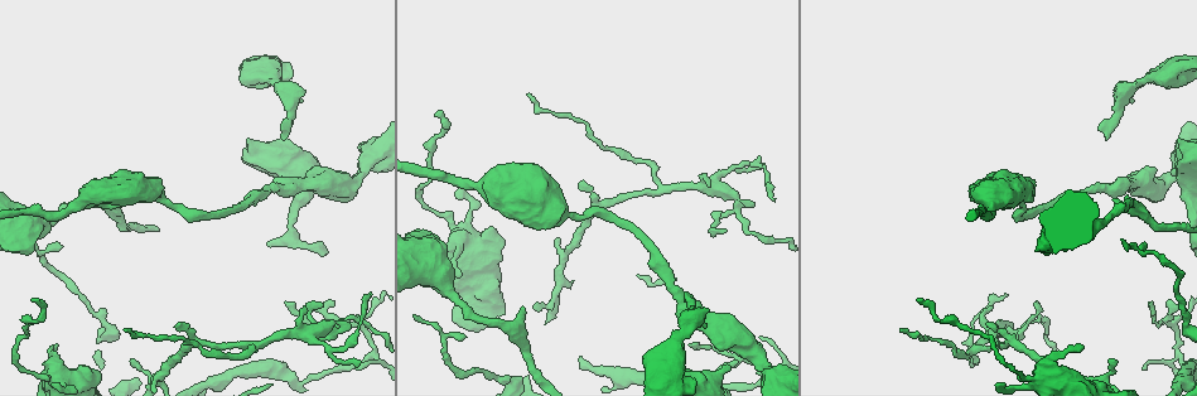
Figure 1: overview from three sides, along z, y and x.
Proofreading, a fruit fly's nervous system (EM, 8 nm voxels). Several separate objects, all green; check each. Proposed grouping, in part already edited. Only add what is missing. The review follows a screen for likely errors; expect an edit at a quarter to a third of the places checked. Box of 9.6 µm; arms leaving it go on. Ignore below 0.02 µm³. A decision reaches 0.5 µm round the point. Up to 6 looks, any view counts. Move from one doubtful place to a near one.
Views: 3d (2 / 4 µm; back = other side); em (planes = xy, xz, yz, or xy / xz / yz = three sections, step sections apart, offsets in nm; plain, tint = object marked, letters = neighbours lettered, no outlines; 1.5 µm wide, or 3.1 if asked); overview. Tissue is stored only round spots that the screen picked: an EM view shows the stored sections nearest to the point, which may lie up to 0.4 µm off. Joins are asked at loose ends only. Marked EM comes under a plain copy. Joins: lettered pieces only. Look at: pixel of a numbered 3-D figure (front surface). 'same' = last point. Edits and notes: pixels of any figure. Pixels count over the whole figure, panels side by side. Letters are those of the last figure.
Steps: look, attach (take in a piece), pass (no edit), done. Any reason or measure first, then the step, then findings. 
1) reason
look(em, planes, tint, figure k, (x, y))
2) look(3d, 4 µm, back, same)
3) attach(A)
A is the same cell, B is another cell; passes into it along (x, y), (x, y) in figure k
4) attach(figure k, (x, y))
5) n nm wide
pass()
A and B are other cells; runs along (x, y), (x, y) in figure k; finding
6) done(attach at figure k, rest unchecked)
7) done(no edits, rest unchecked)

free end
look(em, xz, step 8, letters, figure 1, (249, 142))

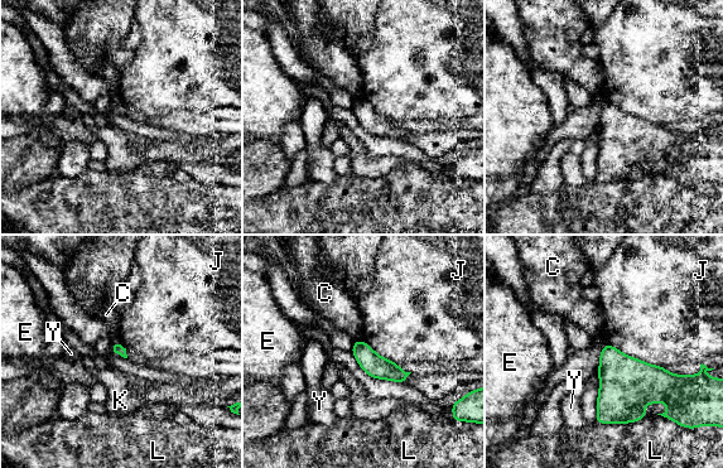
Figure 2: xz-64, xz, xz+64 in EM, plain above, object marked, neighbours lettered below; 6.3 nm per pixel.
another direction
look(em, planes, letters, same)

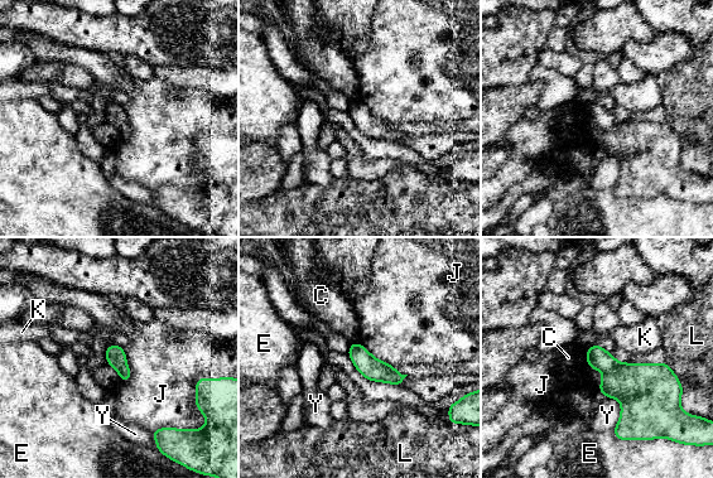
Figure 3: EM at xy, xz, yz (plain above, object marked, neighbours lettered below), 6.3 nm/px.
pass()
C, E, J, K, L and Y are other cells; border along (123, 348), (130, 371), (128, 382) in figure 3; no lettered piece goes on from it

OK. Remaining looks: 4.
an open end
look(3d, 2 µm, figure 1, (690, 300))

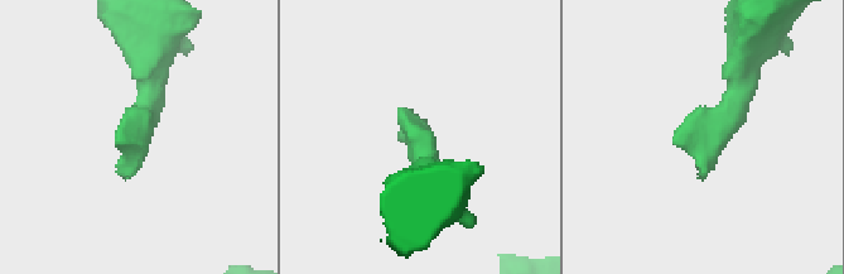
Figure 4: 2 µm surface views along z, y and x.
shape alone is not enough
look(em, planes, letters, figure 4, (129, 177))

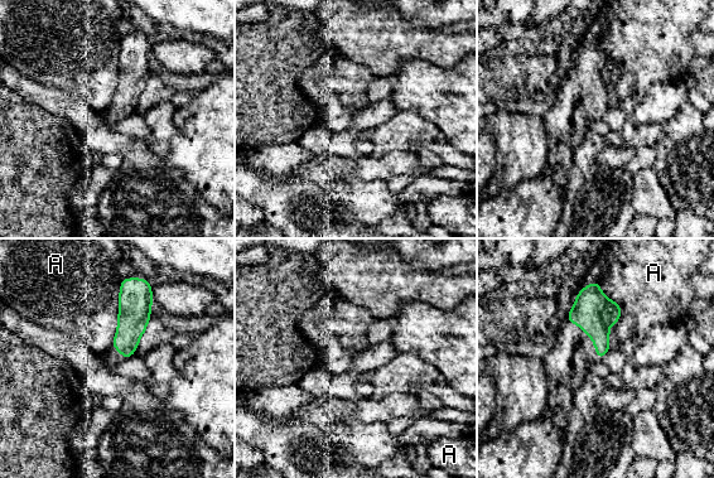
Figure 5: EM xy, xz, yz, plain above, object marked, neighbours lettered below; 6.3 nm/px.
130 nm wide
pass()
A is another cell; border along (597, 280), (620, 305), (609, 349) in figure 5; none of them fits

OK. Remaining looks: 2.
tapers out
look(em, yz, step 4, tint, figure 1, (759, 338))

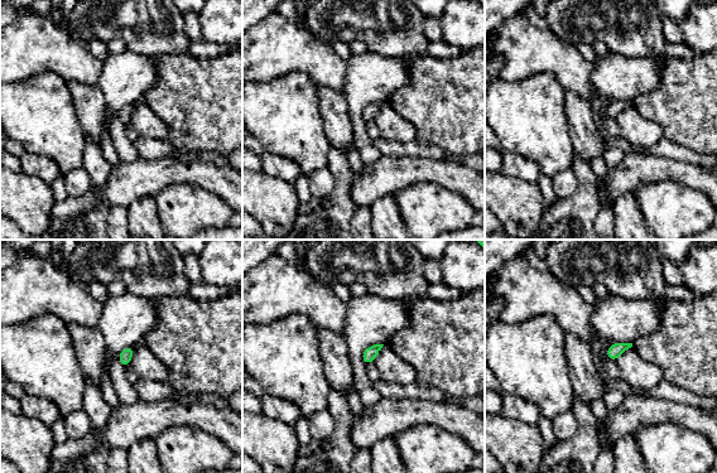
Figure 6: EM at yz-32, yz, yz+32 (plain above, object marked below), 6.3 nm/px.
look(em, planes, letters, same)

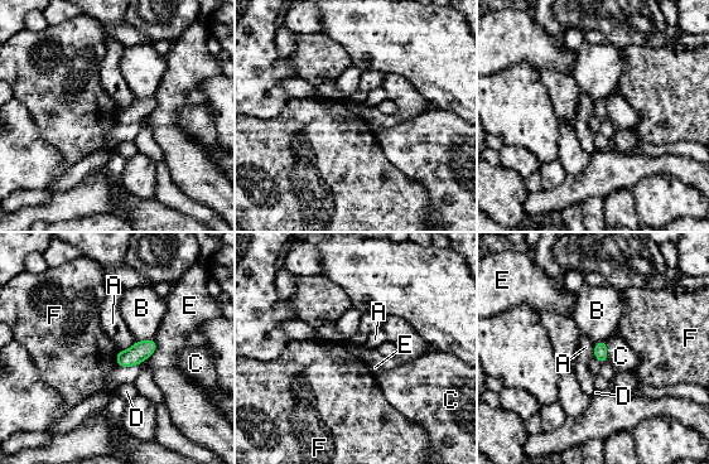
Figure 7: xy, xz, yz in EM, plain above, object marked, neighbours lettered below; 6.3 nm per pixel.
pass()
A, B, C, D, E and F are other cells; border along (119, 351), (116, 365) in figure 7; none of them fits

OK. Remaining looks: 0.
done(no edits, rest unchecked)

